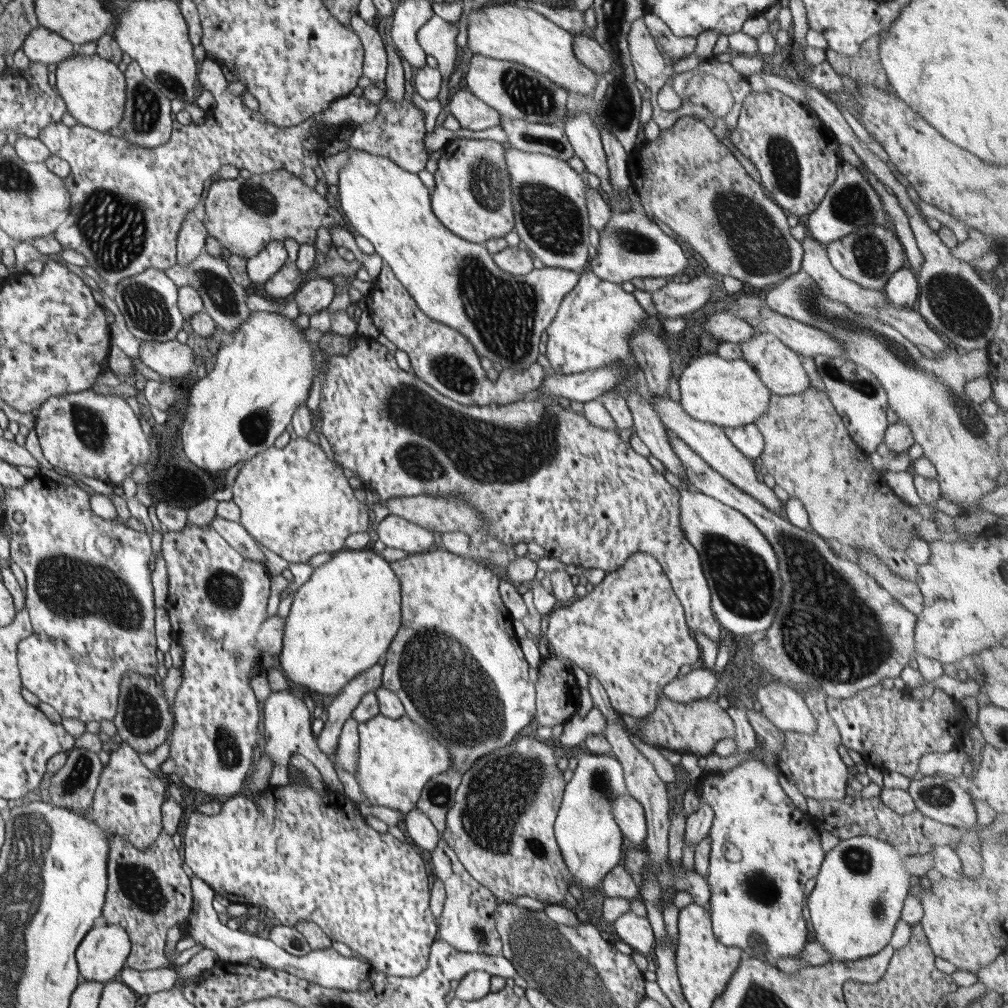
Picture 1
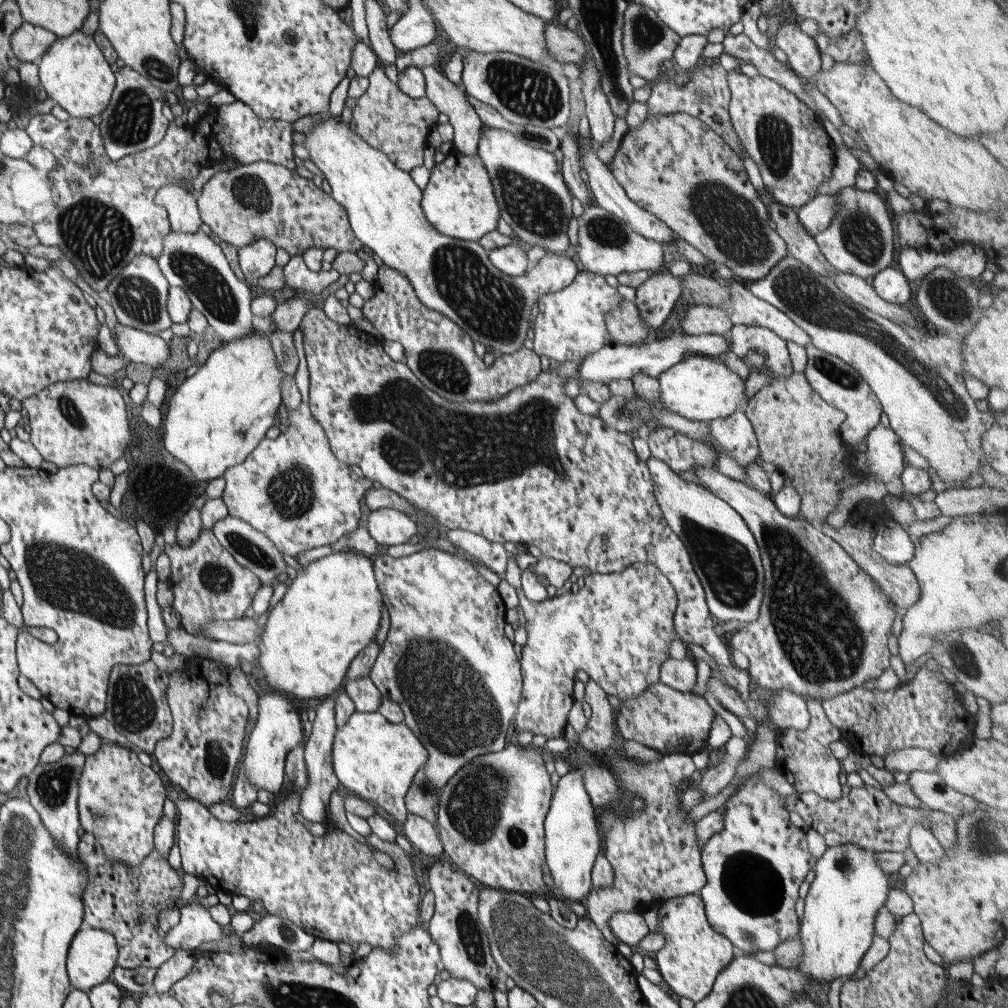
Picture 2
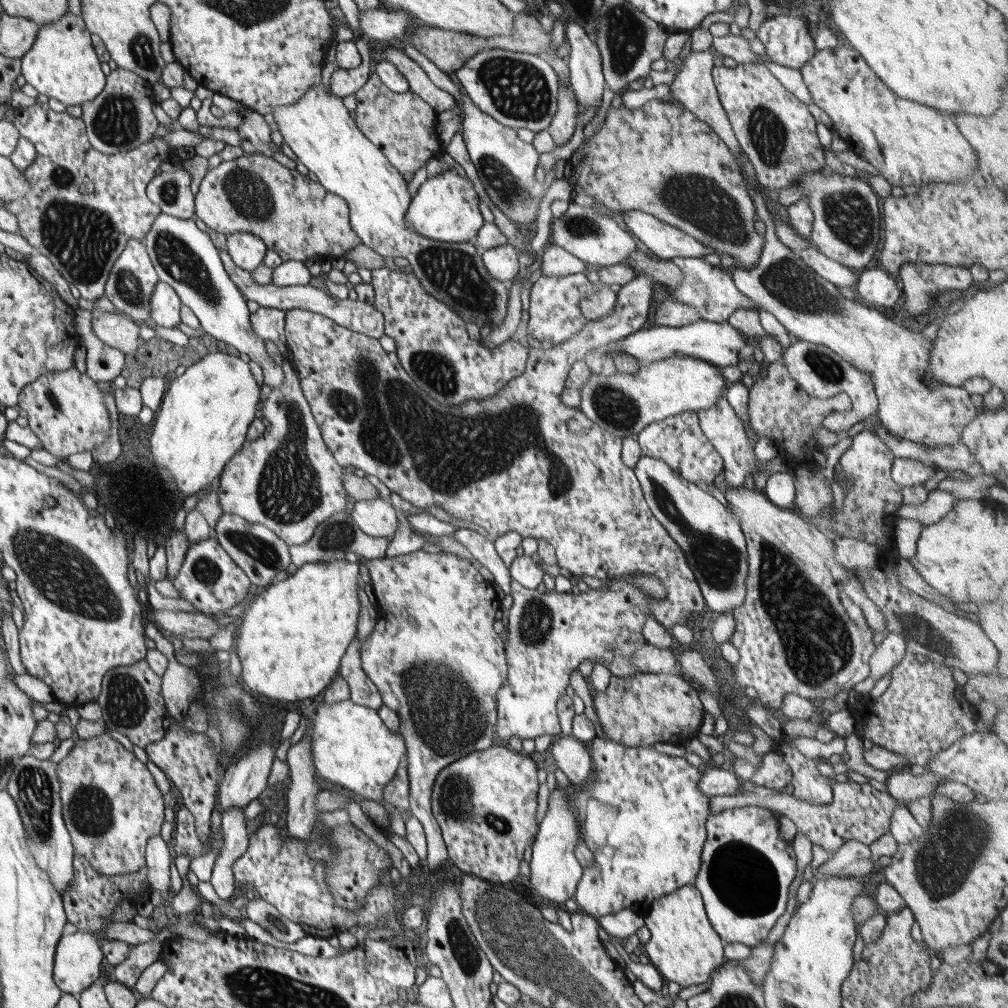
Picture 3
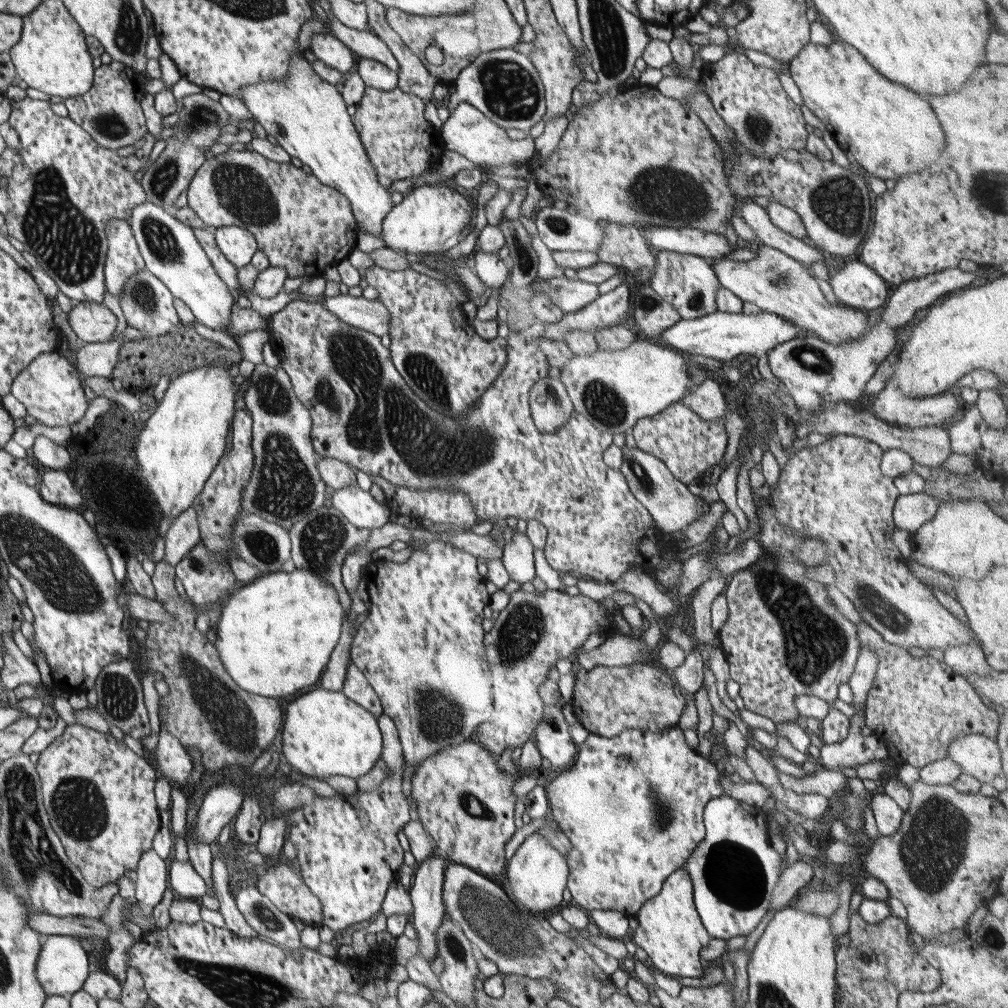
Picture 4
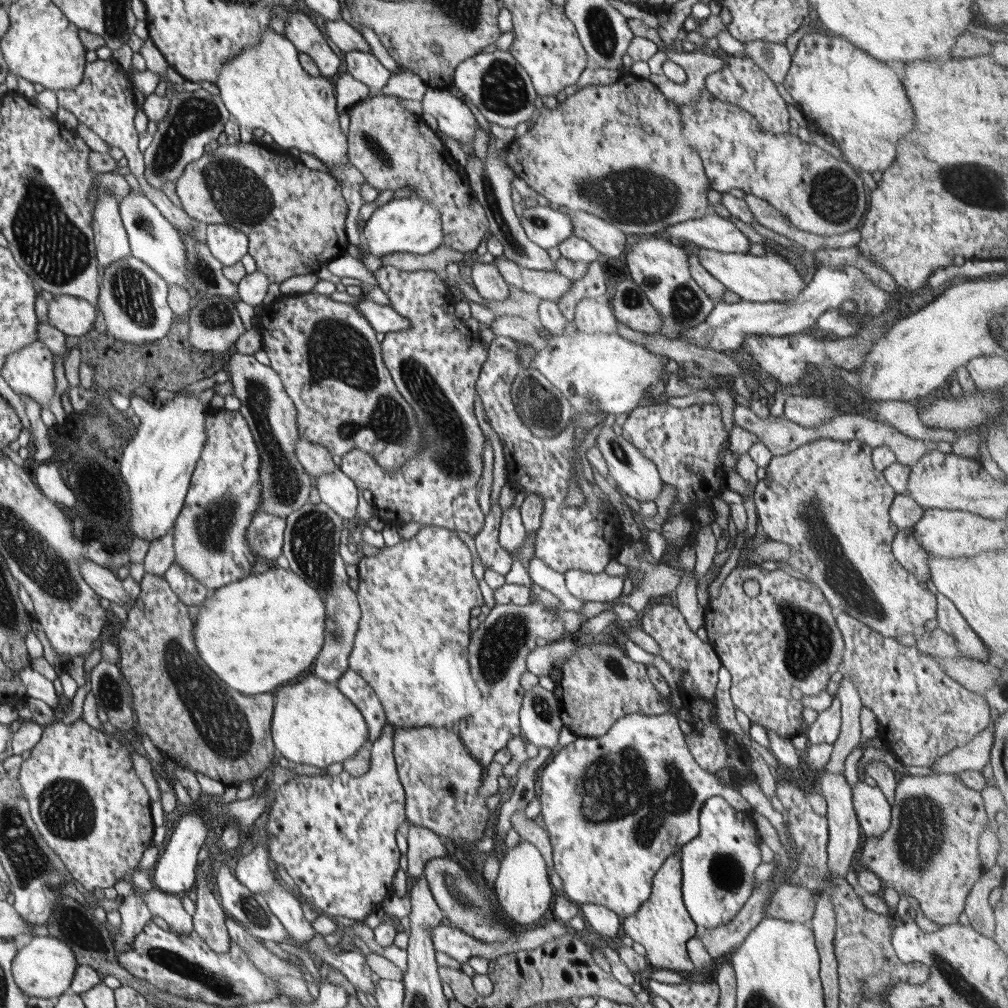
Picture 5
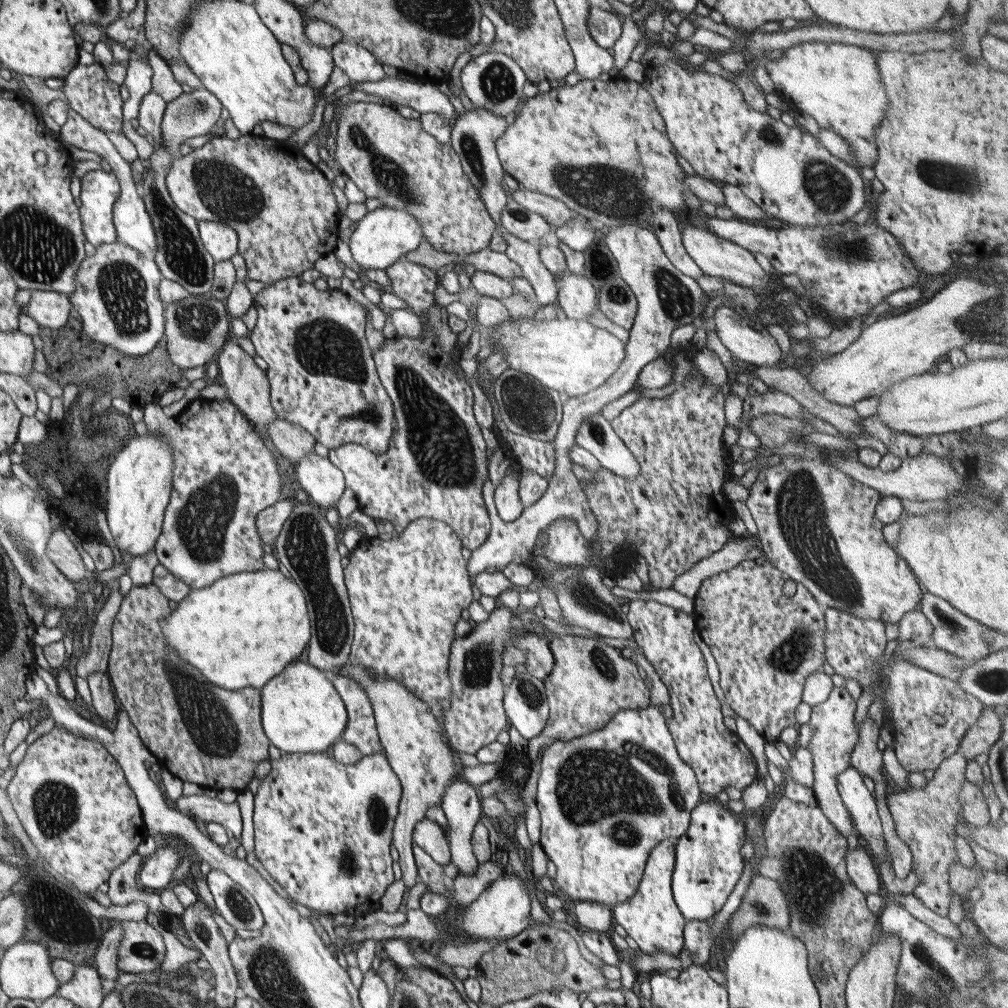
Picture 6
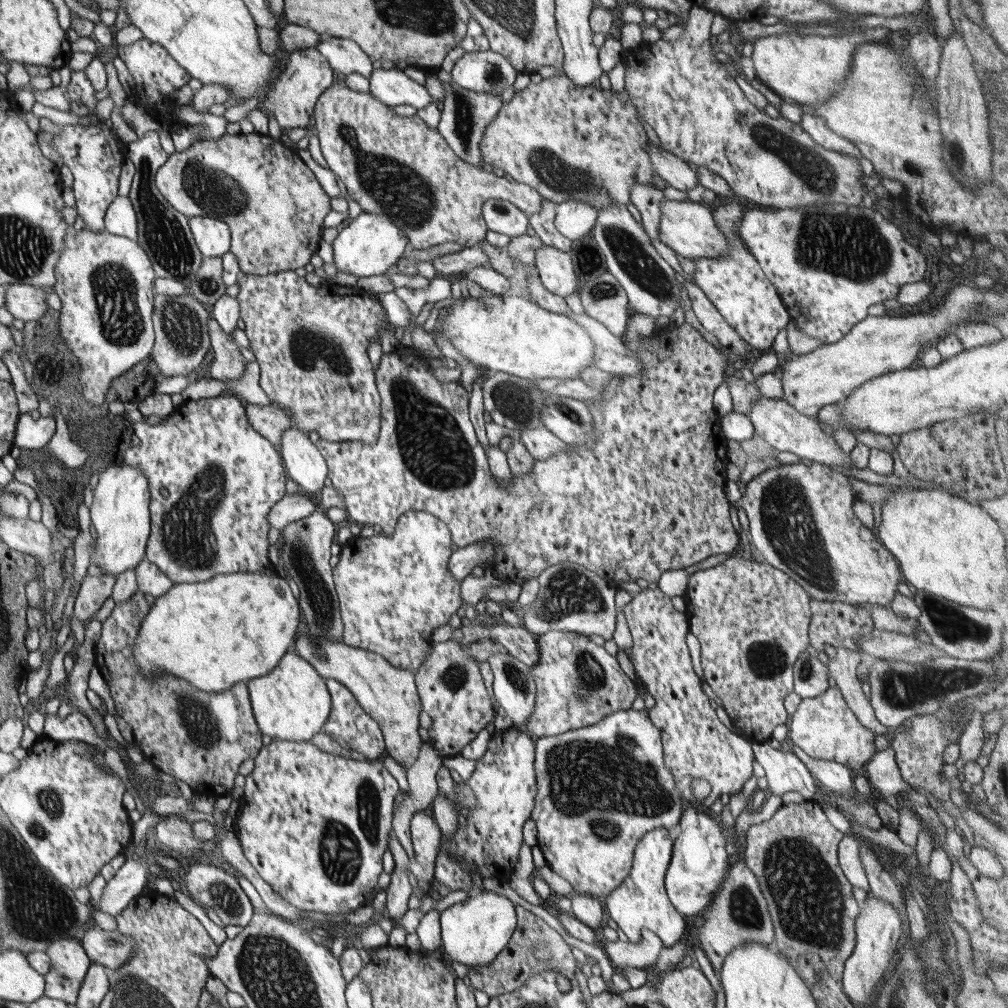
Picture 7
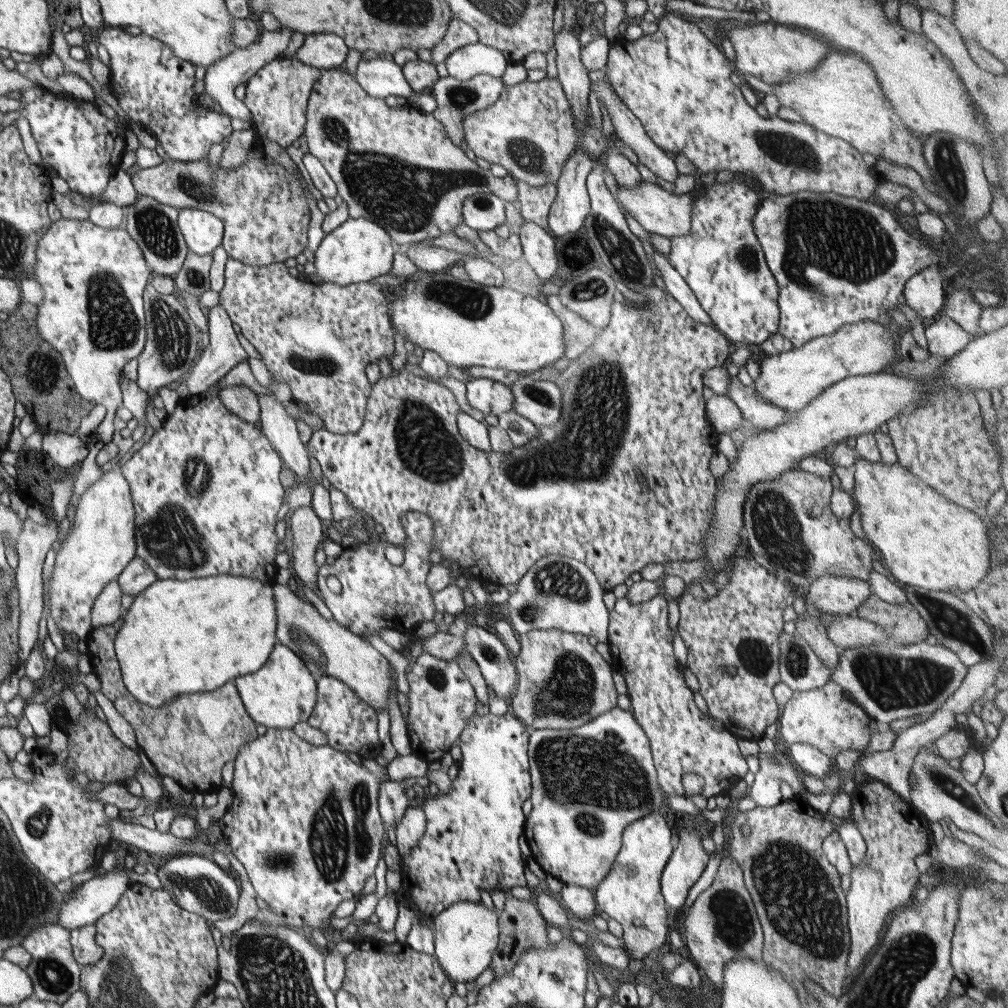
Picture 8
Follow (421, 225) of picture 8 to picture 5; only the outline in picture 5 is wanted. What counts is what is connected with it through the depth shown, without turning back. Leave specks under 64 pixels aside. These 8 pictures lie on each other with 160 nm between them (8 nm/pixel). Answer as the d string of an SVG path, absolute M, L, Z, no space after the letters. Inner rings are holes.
M370 91L371 98L364 99L349 110L350 130L348 130L348 158L350 164L366 178L366 183L379 192L381 190L398 190L398 188L414 188L412 197L420 198L428 204L435 206L440 212L443 224L444 240L446 247L452 247L455 251L465 253L480 246L489 230L489 220L485 216L484 208L473 196L473 190L463 167L449 150L444 146L442 139L428 126L425 120L404 108L396 96L384 96L378 91ZM560 209L572 219L573 234L587 240L599 253L610 258L622 258L628 248L628 238L615 224L590 214Z

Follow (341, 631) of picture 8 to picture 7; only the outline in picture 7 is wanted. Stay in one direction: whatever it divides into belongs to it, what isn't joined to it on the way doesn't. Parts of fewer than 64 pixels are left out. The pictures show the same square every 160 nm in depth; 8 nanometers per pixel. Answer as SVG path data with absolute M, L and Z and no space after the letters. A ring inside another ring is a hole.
M295 636L292 650L307 660L326 679L333 679L346 686L360 706L376 721L383 732L386 754L406 769L417 760L425 743L418 733L422 703L416 690L415 676L405 668L392 666L383 656L344 644L342 640Z

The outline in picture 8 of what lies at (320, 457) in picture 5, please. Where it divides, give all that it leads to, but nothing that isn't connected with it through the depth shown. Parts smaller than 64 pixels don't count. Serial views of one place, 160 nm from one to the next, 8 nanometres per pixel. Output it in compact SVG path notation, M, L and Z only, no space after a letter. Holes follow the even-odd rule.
M220 386L212 391L236 416L260 426L261 408L259 398L247 386Z

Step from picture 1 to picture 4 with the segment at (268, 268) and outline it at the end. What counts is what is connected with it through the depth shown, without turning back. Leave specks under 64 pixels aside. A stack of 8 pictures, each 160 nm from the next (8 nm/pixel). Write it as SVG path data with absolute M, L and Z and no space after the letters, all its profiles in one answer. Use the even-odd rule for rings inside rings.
M221 226L213 231L222 254L237 268L250 264L259 250L255 236L245 228Z

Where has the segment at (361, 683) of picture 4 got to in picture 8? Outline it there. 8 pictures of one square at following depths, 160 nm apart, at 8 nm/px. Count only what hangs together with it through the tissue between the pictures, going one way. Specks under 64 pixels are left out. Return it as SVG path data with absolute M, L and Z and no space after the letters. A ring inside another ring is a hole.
M322 676L316 682L316 706L307 723L324 732L328 745L354 758L376 759L382 752L378 737L378 716L371 706L360 700L356 693L342 681L332 676Z

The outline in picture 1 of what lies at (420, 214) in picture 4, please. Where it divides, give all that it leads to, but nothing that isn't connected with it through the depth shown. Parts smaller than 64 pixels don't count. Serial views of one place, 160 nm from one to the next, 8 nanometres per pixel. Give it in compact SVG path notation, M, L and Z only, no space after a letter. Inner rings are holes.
M460 139L450 141L442 151L433 174L436 185L430 195L434 216L456 236L476 244L514 231L513 190L504 144L494 140Z

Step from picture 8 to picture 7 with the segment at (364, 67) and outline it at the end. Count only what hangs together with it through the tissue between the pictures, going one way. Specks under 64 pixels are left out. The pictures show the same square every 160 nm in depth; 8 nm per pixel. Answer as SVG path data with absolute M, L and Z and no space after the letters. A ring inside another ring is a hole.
M376 65L370 75L370 93L388 107L410 105L415 109L433 104L428 90L394 65Z

